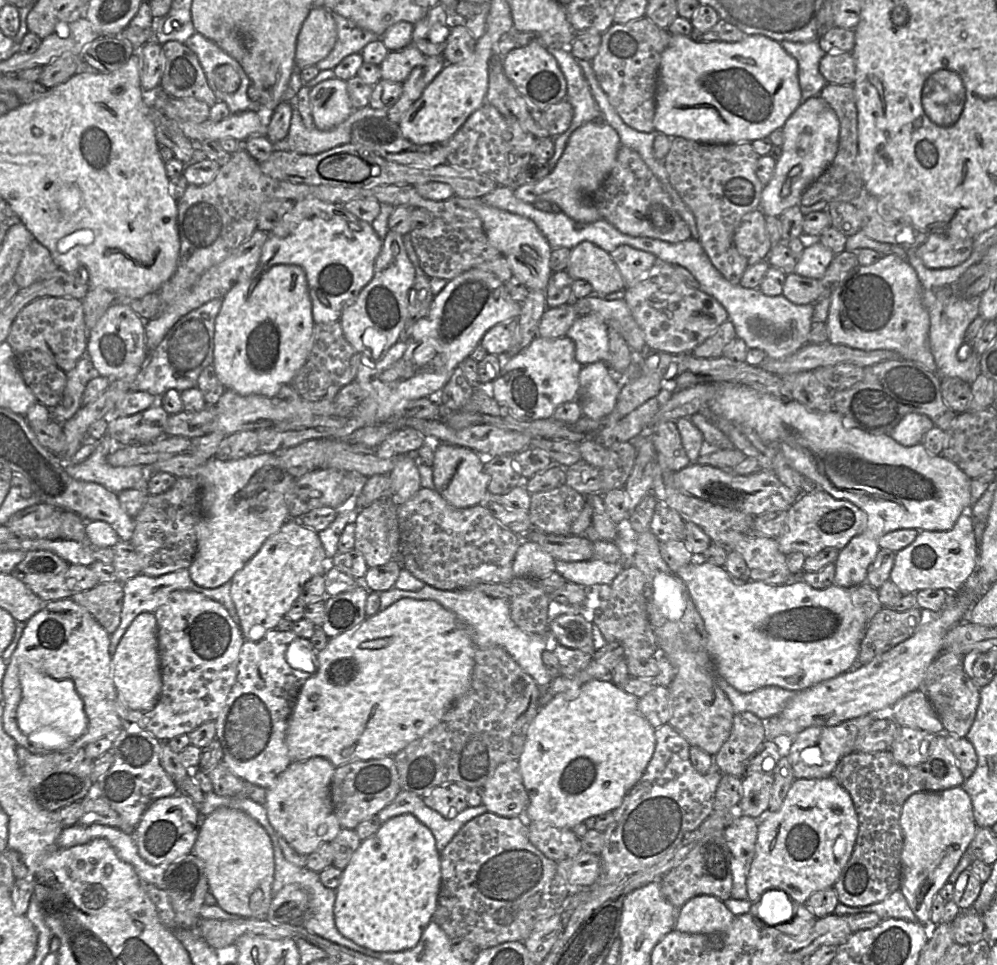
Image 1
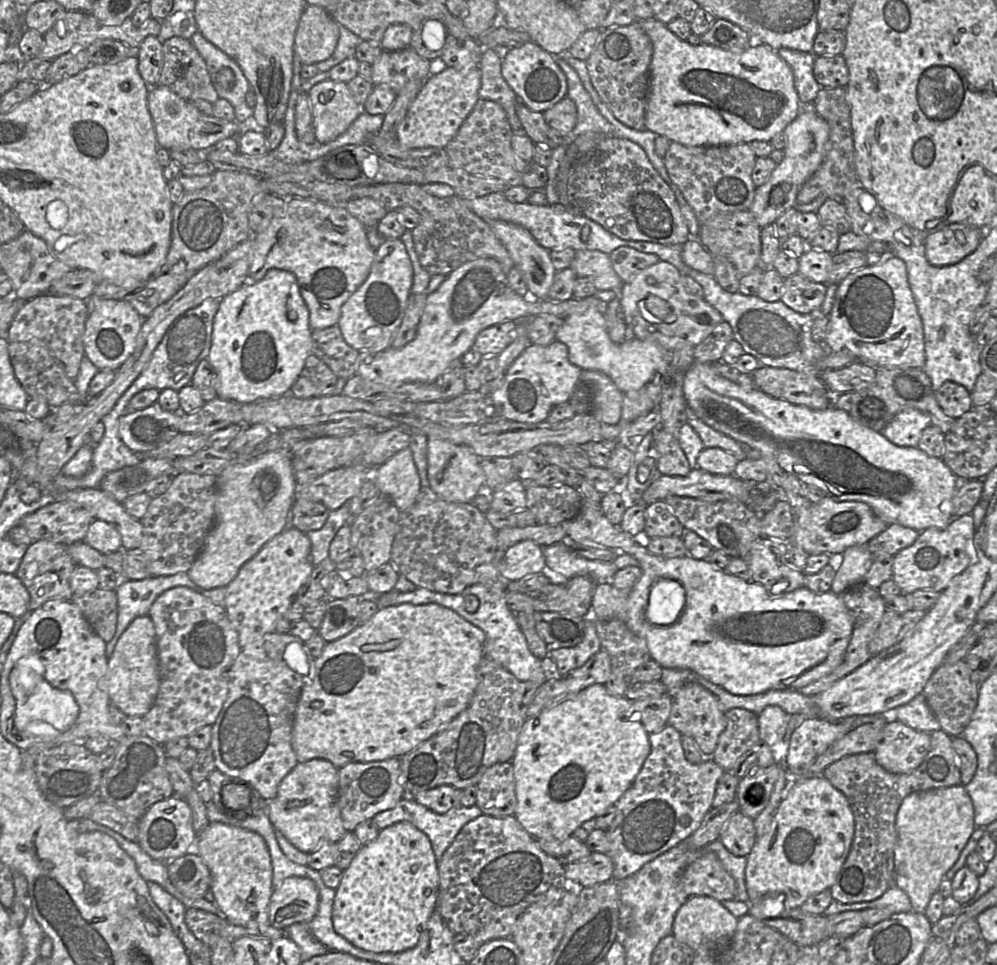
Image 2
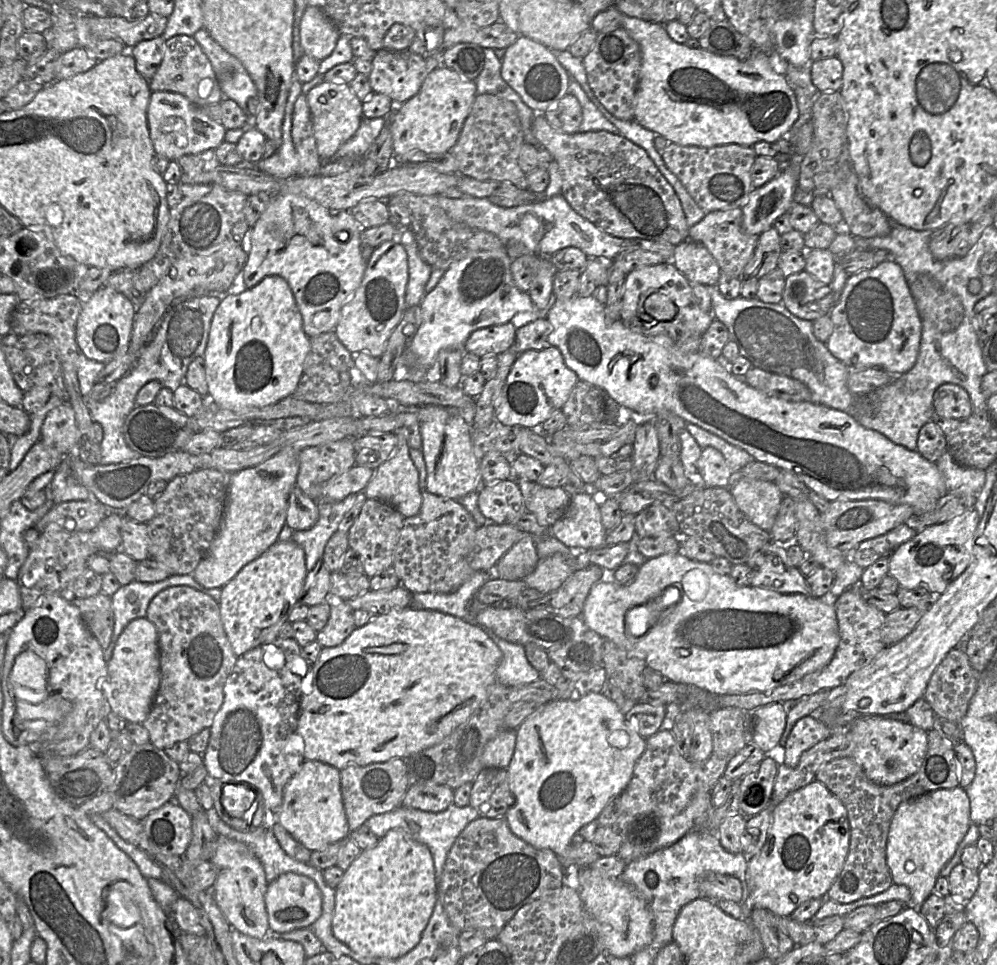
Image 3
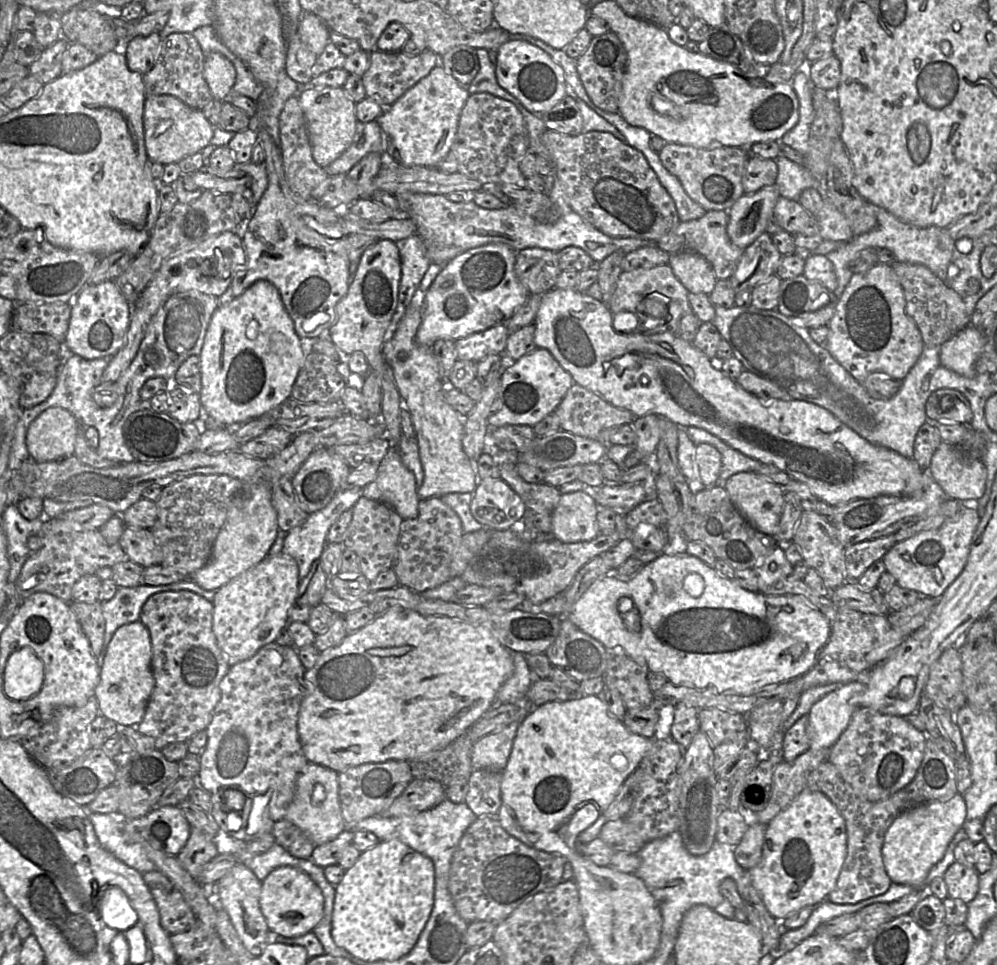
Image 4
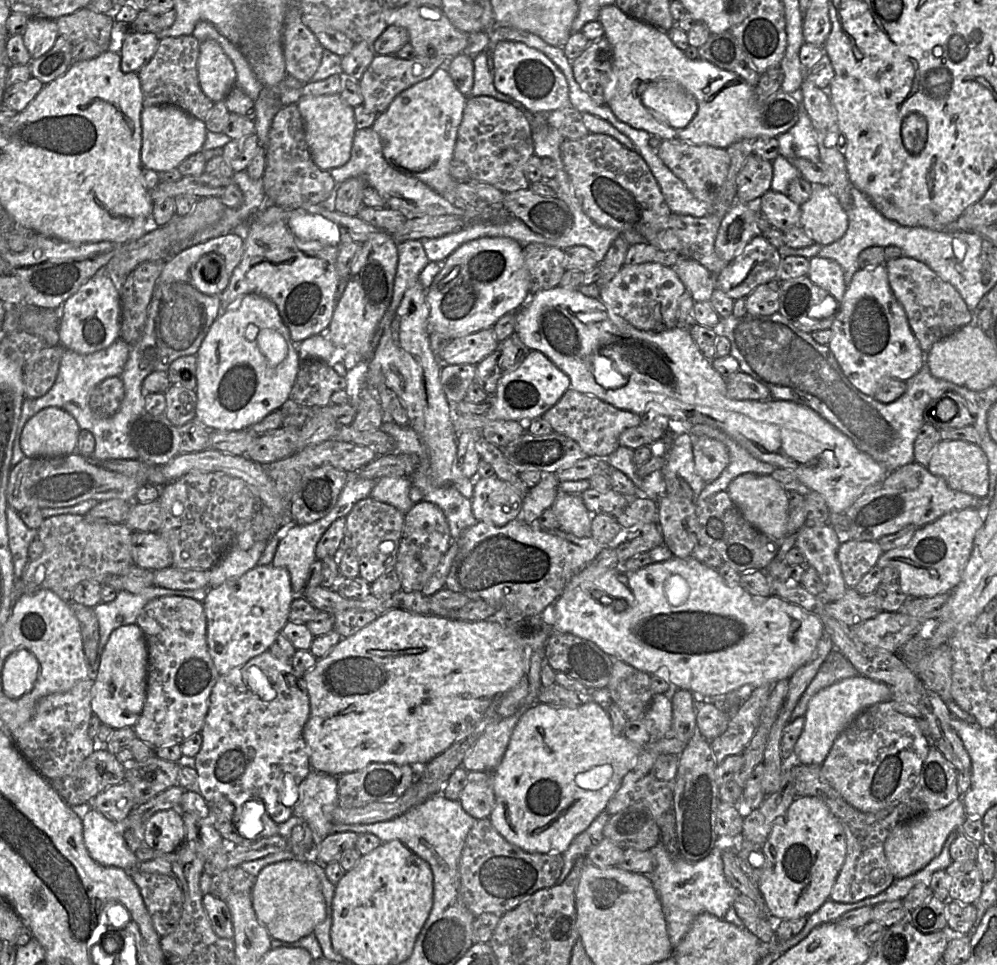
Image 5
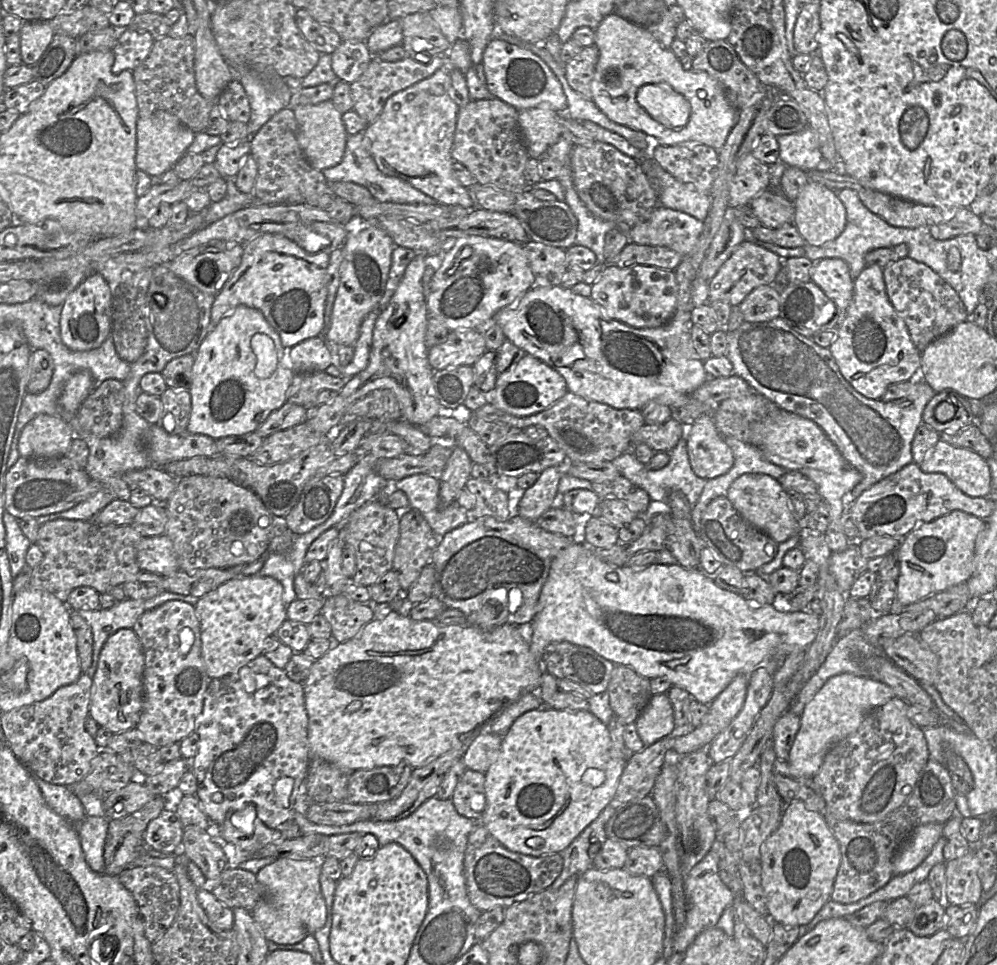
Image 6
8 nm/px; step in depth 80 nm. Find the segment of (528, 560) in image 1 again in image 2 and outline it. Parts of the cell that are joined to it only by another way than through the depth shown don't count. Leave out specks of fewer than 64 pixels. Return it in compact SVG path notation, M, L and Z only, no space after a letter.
M522 541L510 547L499 563L499 574L506 582L545 573L543 548L533 541Z

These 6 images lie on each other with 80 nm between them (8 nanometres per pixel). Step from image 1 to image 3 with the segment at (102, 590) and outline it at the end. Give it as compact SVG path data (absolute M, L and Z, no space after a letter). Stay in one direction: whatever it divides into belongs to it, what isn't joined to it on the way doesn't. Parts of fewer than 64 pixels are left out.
M100 592L85 599L75 598L72 603L80 610L85 624L103 650L106 650L112 640L115 625L112 597Z

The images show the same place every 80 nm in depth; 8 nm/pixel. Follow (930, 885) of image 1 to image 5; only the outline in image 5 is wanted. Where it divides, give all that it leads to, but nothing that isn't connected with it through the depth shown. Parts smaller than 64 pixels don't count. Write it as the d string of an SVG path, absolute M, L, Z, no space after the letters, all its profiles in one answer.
M960 798L947 807L899 823L884 842L884 852L894 878L904 878L923 869L938 856L953 831L960 831L967 814Z

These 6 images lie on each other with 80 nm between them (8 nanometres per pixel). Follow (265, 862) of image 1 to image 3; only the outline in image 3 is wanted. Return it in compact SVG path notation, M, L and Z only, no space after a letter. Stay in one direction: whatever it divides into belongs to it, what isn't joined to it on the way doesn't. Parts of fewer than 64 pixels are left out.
M219 836L210 860L217 868L214 900L232 929L247 936L264 939L269 931L265 894L268 883L262 864L246 844Z

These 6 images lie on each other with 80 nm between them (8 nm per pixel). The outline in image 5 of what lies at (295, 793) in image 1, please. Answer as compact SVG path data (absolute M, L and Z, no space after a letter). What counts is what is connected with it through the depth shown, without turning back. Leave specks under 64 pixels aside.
M311 770L299 787L293 814L302 818L317 839L333 833L333 811L338 806L337 776Z

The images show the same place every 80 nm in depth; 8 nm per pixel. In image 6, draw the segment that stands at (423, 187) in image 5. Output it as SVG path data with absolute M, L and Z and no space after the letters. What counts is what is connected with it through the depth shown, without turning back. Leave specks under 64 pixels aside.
M364 130L347 137L344 156L337 165L322 170L323 175L330 183L352 182L367 188L379 202L398 204L436 204L437 202L427 194L413 187L410 183L397 177L382 173L371 154L371 142L366 137Z

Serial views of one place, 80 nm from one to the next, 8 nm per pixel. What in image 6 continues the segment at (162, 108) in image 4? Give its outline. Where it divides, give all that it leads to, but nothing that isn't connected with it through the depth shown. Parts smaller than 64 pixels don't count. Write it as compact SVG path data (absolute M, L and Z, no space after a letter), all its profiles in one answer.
M158 110L147 117L140 117L136 124L136 169L152 178L159 178L185 155L195 138L195 133L181 123L177 116Z

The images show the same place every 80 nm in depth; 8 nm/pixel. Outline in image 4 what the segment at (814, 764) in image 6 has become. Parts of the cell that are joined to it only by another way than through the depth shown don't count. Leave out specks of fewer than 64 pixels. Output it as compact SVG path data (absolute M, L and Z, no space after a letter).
M863 680L852 681L842 684L813 704L806 729L809 749L829 750L837 742L857 709L857 697L864 690Z

